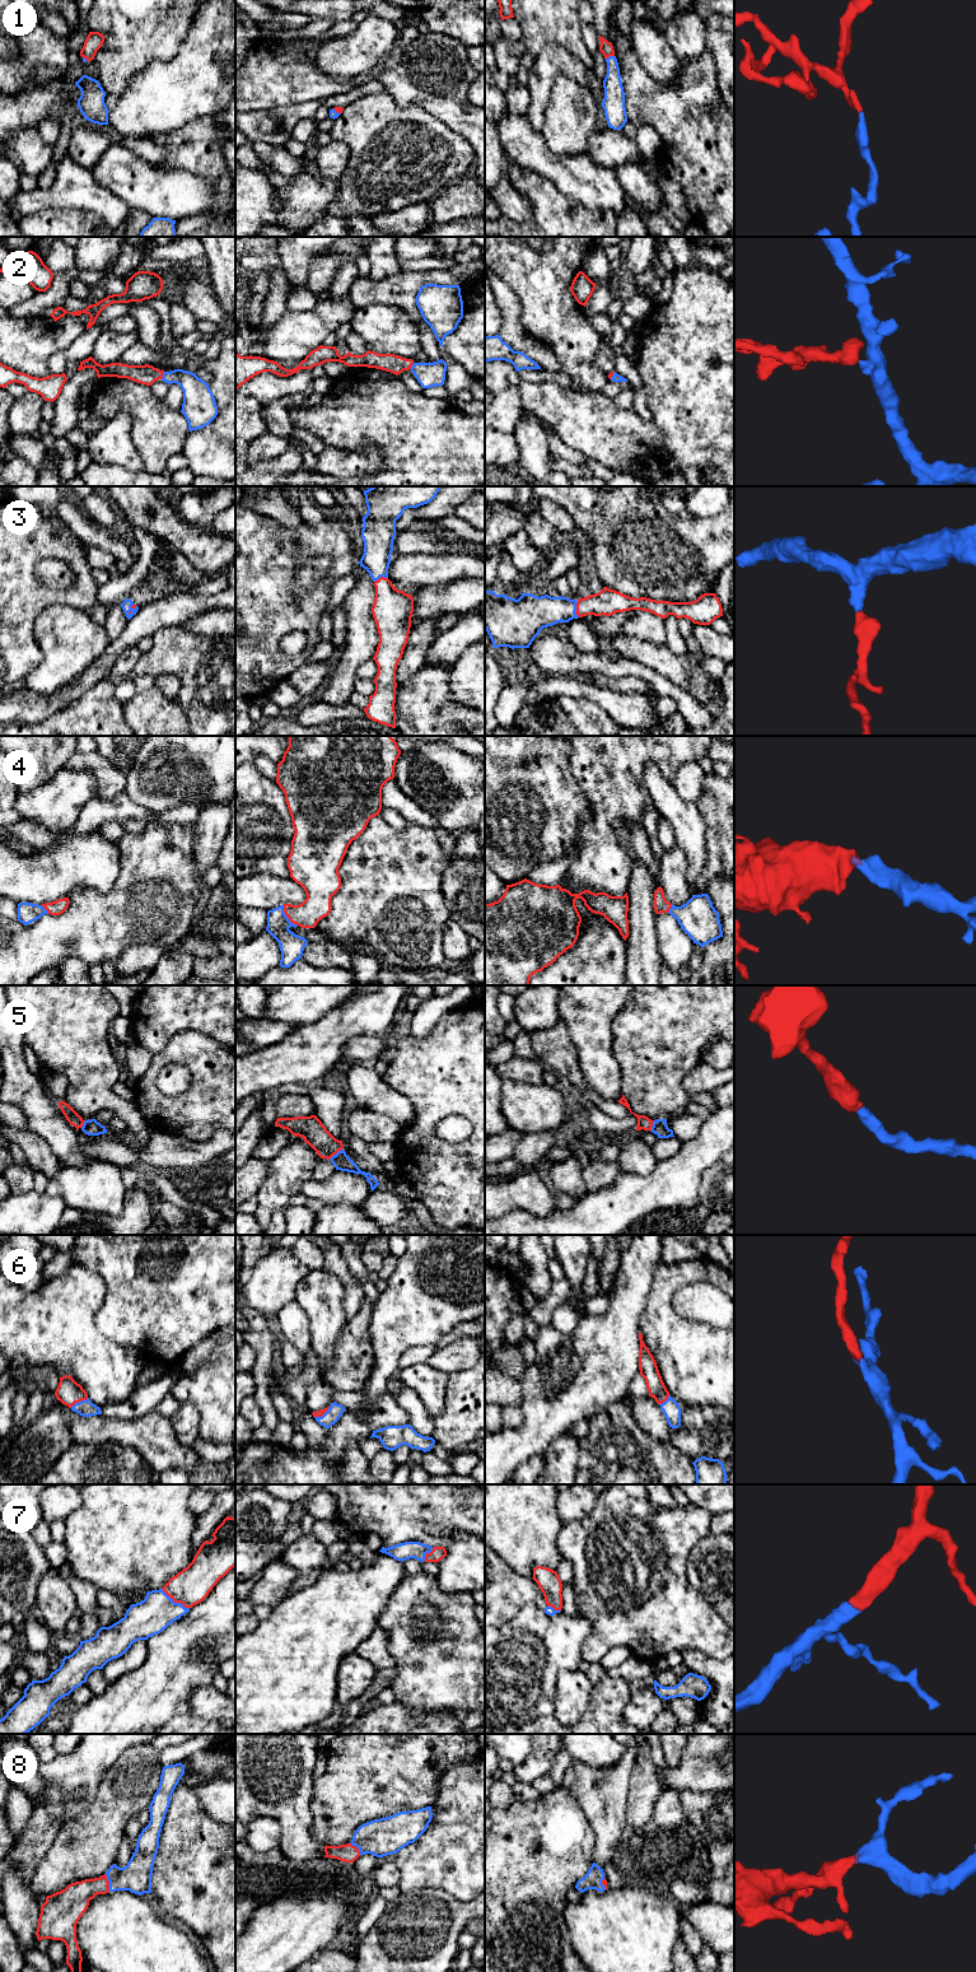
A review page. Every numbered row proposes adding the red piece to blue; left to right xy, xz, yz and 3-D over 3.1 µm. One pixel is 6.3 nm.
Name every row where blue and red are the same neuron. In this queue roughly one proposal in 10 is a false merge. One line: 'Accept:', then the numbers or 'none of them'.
Accept: 1, 2, 3, 4, 5, 6, 7, 8

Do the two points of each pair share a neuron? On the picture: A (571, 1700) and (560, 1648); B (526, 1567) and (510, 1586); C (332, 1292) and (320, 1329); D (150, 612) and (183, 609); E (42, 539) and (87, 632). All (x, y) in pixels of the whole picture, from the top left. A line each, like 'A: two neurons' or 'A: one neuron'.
A: two neurons
B: two neurons
C: one neuron
D: one neuron
E: two neurons

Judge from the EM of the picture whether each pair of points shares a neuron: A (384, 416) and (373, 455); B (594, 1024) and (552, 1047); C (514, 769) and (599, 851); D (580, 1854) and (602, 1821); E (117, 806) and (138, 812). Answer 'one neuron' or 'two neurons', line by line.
A: two neurons
B: two neurons
C: two neurons
D: two neurons
E: one neuron

